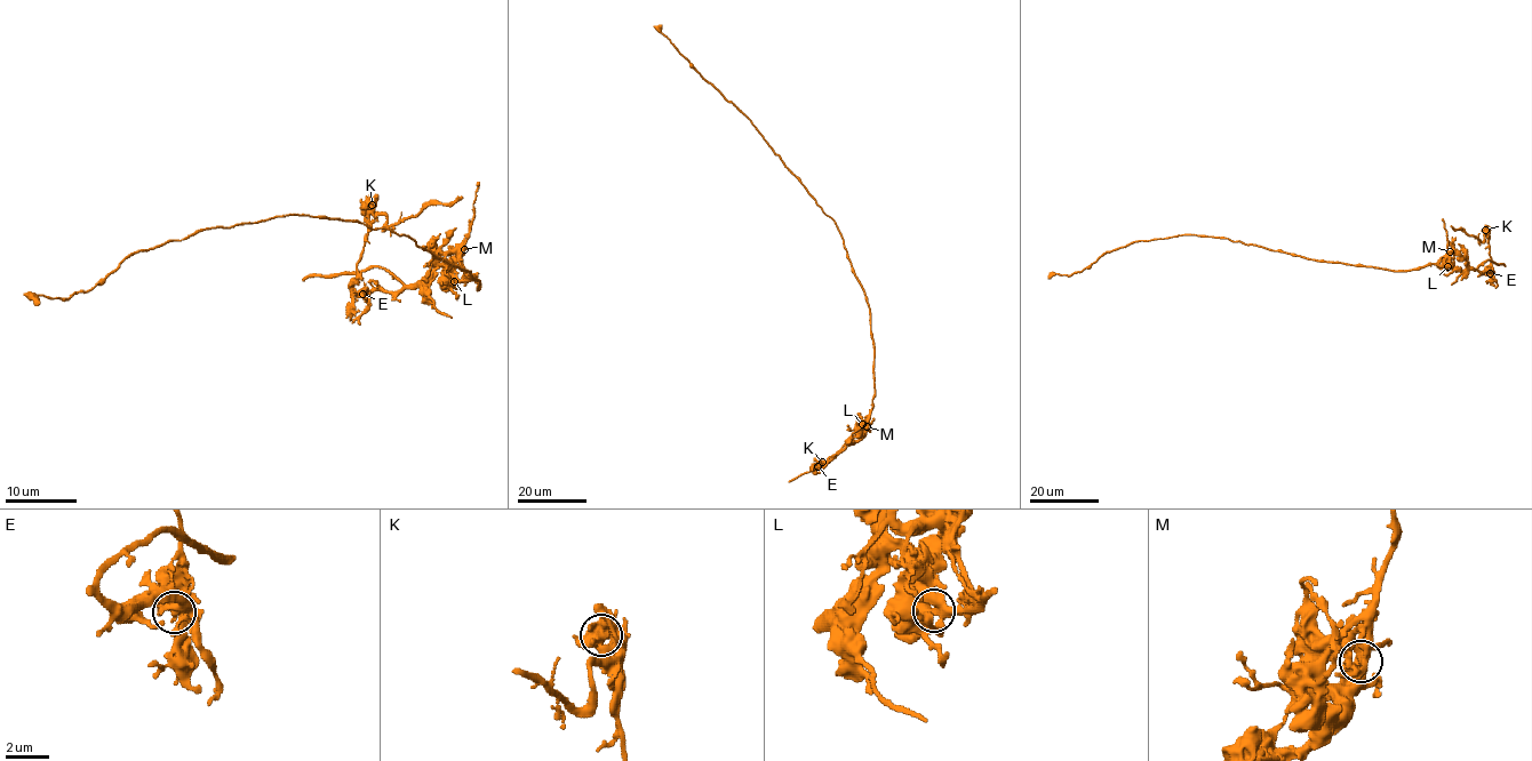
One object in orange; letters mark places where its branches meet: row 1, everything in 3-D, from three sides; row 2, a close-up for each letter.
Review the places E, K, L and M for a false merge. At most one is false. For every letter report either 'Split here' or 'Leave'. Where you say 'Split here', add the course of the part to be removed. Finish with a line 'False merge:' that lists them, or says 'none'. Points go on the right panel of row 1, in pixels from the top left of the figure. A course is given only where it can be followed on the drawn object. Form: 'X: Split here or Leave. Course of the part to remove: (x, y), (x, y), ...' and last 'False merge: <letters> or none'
E: Split here. Course of the part to remove: (1490, 272), (1487, 237), (1484, 234), (1482, 241), (1451, 226)
K: Leave
L: Leave
M: Leave
False merge: E

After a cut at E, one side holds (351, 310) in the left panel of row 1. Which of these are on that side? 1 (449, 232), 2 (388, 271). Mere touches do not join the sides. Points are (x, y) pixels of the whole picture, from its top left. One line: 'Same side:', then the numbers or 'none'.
Same side: none

